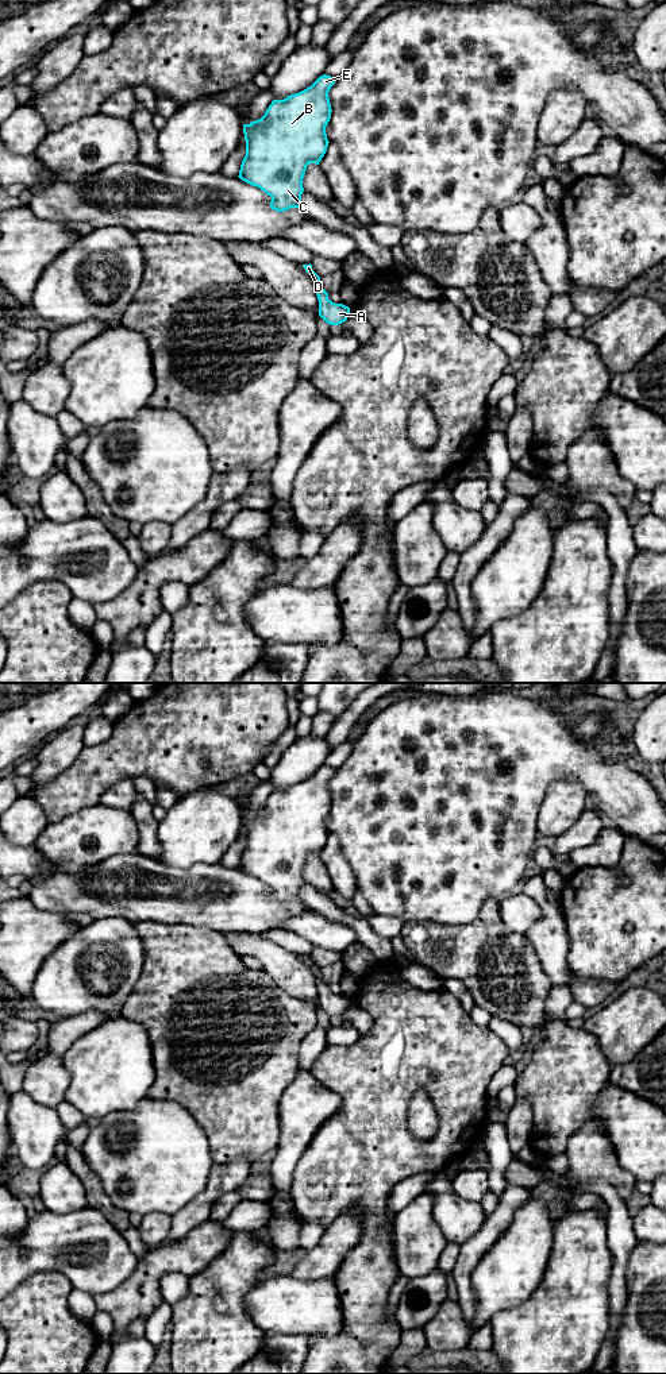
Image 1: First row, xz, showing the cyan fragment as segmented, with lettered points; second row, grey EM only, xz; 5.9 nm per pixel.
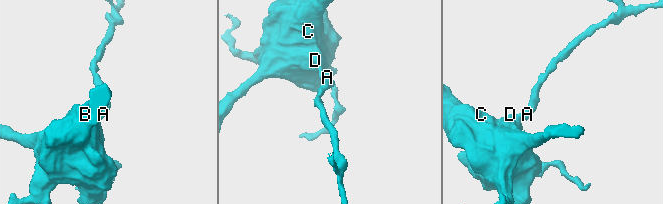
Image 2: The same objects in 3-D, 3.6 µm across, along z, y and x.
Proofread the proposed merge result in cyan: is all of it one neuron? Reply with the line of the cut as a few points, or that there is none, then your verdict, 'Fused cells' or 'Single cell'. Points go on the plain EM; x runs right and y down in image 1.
No split. Single cell

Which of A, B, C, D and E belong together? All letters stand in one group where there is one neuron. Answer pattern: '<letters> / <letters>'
A B C D E

